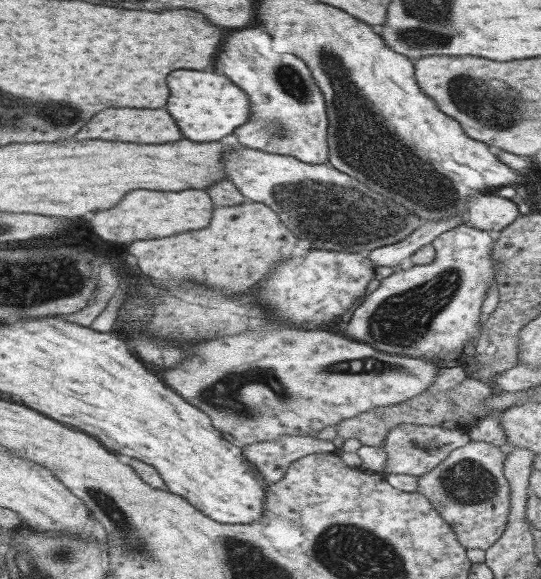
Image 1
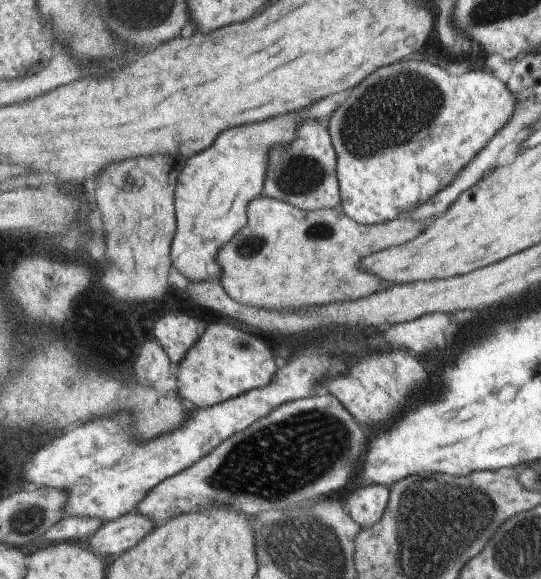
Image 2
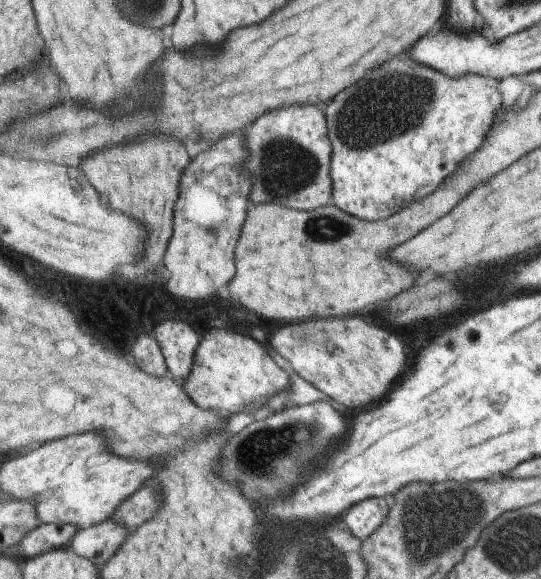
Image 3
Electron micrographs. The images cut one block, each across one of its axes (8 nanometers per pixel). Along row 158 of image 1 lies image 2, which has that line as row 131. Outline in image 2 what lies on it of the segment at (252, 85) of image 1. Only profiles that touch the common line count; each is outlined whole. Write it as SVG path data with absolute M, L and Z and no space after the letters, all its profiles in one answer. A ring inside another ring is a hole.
M305 118L295 140L287 146L275 146L269 154L269 176L265 178L265 196L283 200L305 212L341 208L341 182L337 178L339 156L333 146L333 134L321 120Z

